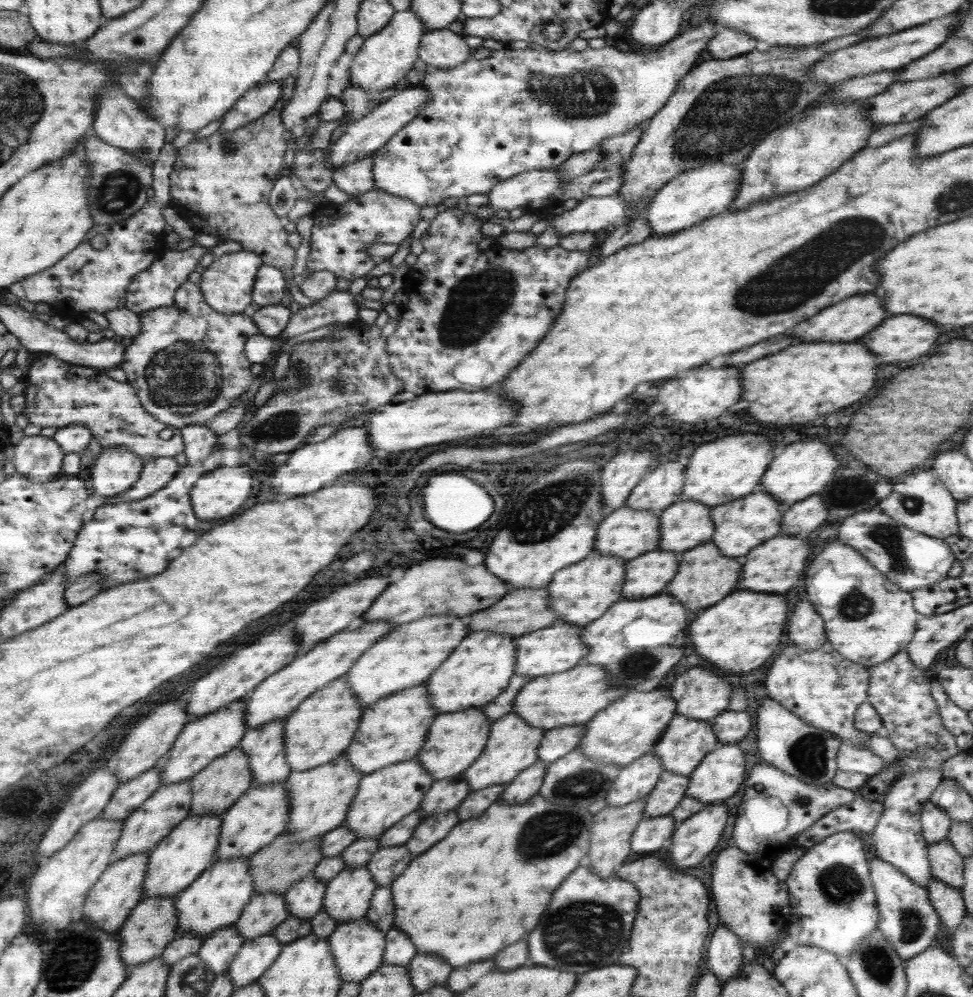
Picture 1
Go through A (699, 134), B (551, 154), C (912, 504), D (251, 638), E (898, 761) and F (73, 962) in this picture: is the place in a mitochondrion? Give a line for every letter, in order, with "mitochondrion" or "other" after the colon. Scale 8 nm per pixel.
A: mitochondrion
B: other
C: mitochondrion
D: other
E: other
F: mitochondrion

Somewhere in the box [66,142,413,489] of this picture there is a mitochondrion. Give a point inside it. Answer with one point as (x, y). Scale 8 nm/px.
(184, 376)

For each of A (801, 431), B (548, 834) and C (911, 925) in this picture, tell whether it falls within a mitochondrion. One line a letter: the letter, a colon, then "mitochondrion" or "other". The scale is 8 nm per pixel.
A: other
B: mitochondrion
C: mitochondrion

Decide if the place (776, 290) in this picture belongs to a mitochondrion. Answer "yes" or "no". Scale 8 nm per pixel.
yes

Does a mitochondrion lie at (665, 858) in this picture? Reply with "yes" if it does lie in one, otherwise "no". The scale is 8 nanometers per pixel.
no

